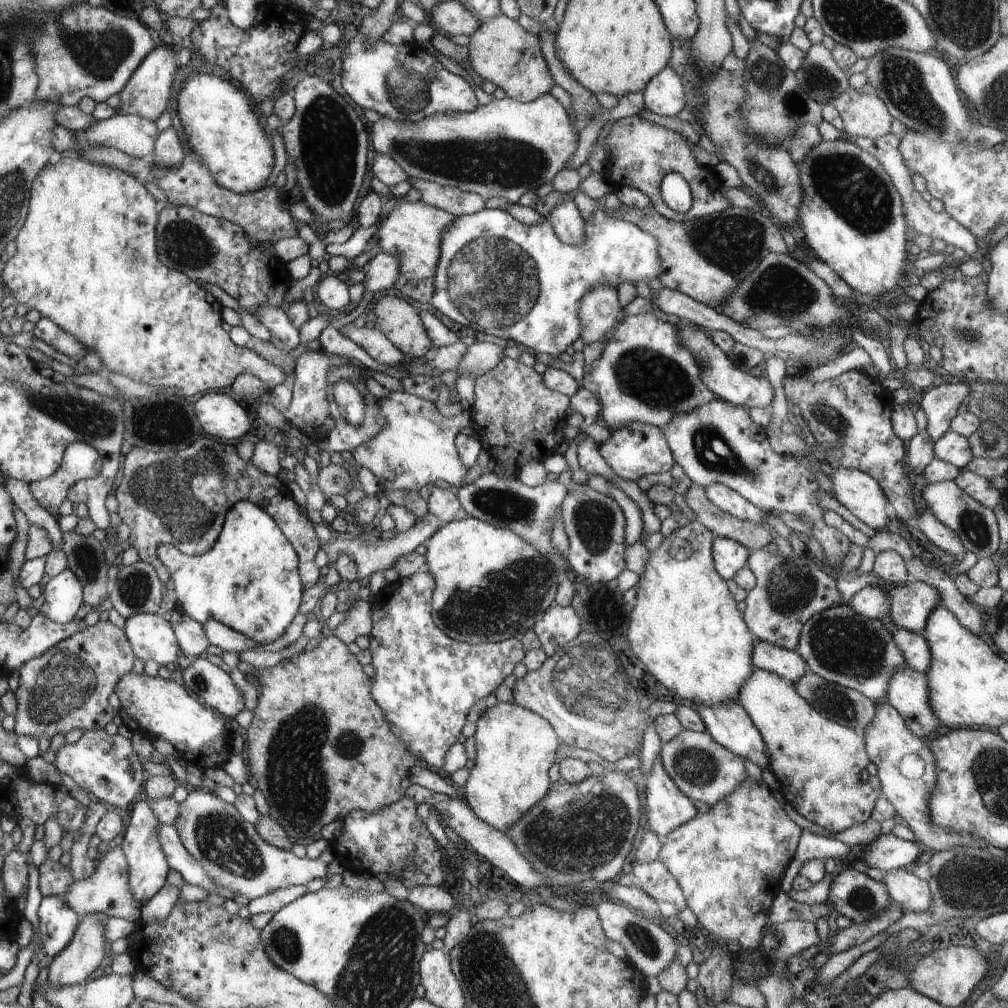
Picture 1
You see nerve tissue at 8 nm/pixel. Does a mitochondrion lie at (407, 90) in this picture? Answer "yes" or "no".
yes

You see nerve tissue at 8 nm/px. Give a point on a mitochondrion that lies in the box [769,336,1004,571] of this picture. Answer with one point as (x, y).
(973, 524)

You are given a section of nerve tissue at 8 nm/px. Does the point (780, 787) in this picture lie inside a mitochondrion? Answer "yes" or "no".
no

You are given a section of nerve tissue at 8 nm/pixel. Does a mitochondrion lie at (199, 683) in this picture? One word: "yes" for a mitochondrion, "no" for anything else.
yes

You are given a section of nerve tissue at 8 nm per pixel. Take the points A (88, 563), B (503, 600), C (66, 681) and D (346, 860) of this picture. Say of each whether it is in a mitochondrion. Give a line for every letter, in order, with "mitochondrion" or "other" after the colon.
A: mitochondrion
B: mitochondrion
C: mitochondrion
D: other

